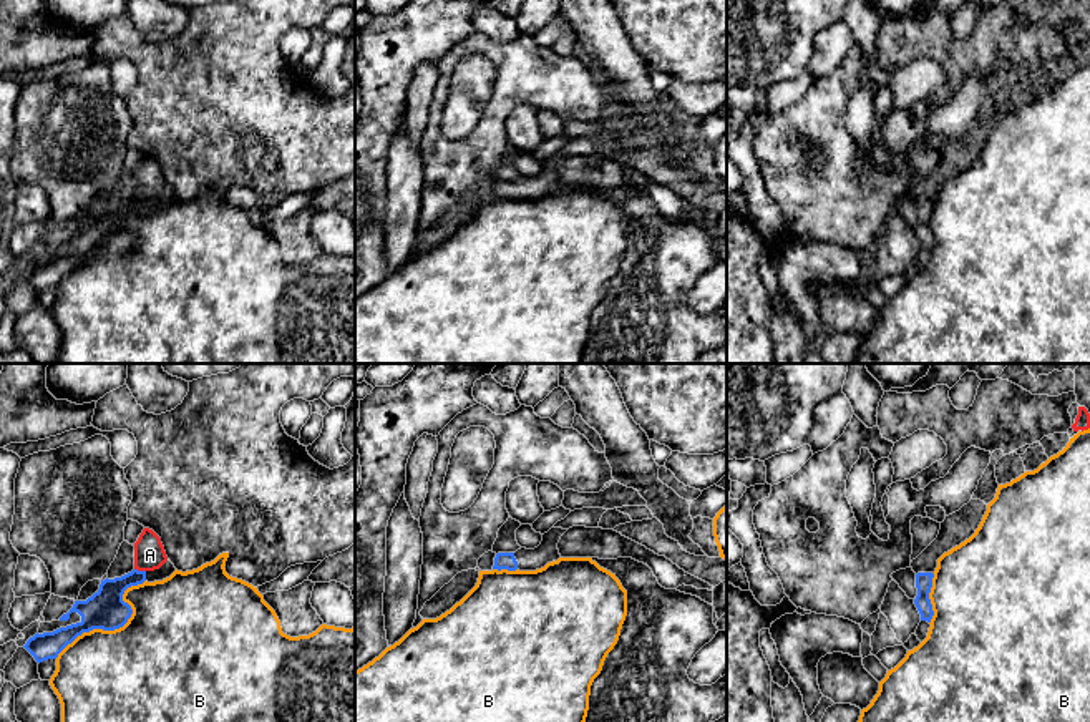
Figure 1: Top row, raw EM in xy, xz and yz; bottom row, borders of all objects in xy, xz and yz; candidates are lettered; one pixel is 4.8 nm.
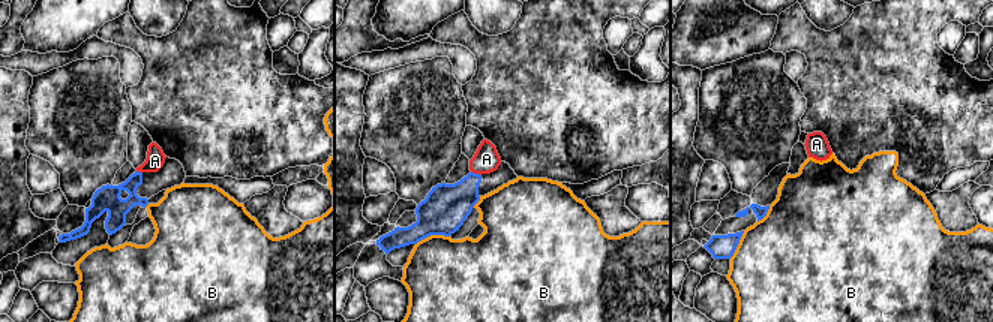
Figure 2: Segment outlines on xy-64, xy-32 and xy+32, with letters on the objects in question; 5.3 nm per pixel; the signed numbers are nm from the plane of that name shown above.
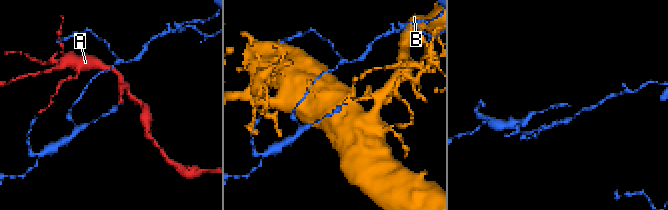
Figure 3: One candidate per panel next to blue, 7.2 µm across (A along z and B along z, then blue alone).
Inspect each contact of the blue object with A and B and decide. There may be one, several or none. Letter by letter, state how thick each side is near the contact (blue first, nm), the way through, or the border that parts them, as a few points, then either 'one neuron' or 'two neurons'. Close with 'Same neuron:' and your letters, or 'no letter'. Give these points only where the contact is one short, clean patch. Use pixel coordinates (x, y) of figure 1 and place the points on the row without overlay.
A: calibres 190 and 150 nm; border xy (135, 196), (145, 200); two neurons
B: calibres 190 and 480 nm; two neurons
Same neuron: no letter

